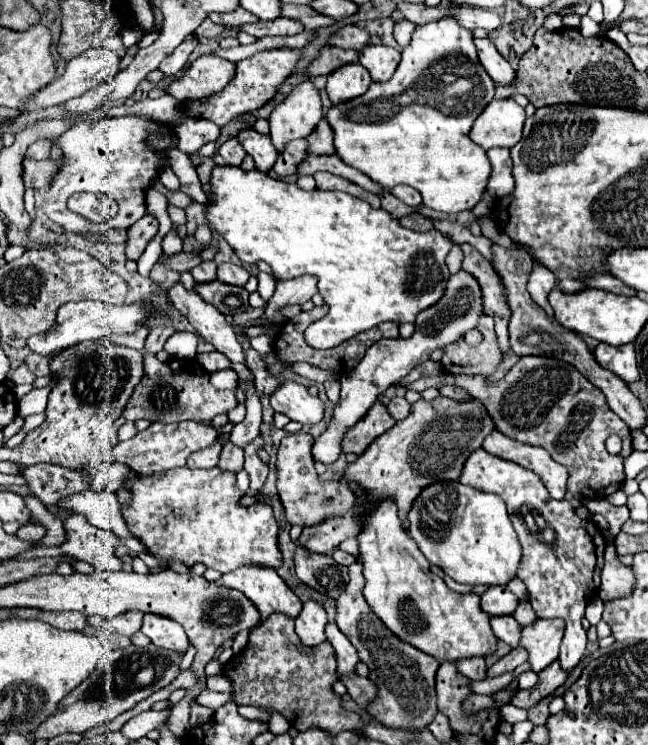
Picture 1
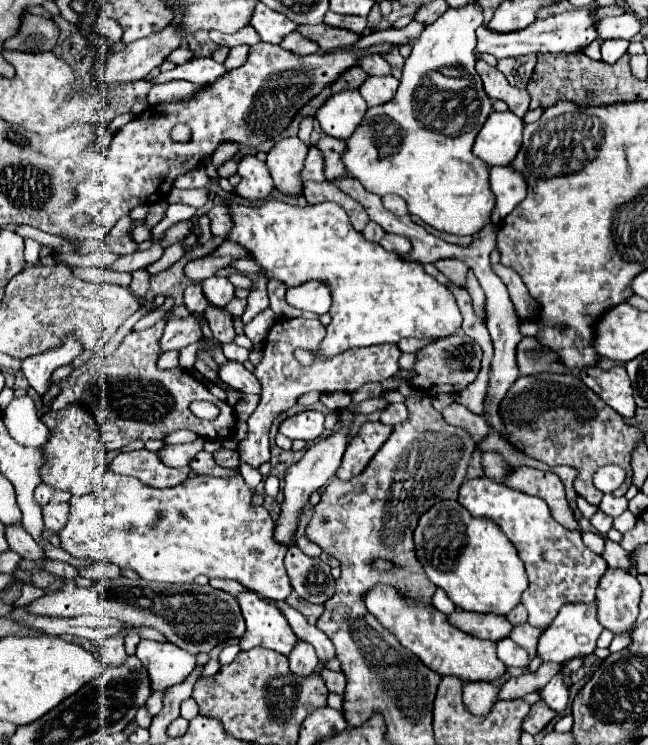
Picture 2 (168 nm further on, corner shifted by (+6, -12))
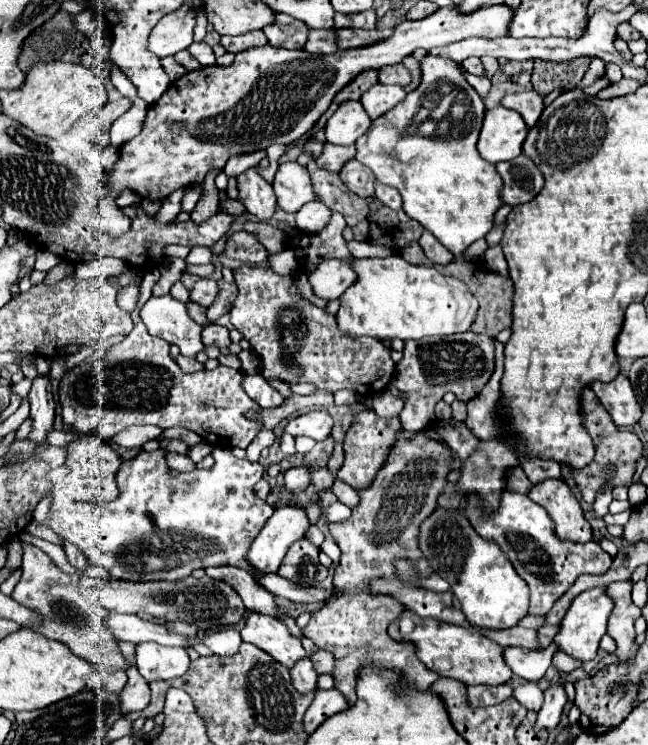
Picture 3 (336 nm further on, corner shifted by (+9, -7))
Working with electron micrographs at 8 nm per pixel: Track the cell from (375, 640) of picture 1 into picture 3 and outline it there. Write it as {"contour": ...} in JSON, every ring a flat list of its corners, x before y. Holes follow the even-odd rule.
{"contour":[[398,439,372,487,358,491,360,503,352,509,352,515,342,523,330,525,330,533,342,551,338,569,334,571,334,587,342,591,342,595,332,597,322,609,314,611,302,633,312,639,316,647,334,655,336,665,332,677,336,681,336,689,346,695,350,705,356,701,356,669,362,663,378,663,382,667,400,669,406,683,416,685,420,691,438,681,438,675,428,671,424,663,416,659,410,643,398,643,386,631,390,621,404,611,404,605,396,603,396,599,388,595,370,595,368,583,374,577,396,577,396,557,412,561,422,577,432,573,432,567,428,567,428,561,418,547,418,537,422,521,432,515,438,495,446,487,446,475,450,473,448,467,450,449,446,445,432,443,432,439,412,439,412,443]]}

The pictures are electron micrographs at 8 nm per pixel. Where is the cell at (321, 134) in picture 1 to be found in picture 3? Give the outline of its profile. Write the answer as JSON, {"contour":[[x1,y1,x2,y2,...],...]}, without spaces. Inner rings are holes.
{"contour":[[358,161,348,163,348,167,344,167,344,171,340,171,340,179,344,181,344,185,360,195,360,197,374,197,374,185,376,185,376,177,372,175,372,171,368,167,364,167]]}

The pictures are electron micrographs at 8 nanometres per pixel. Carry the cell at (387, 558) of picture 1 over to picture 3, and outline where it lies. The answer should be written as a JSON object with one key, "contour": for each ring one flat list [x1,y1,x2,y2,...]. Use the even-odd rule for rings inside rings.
{"contour":[[404,611,402,617,410,617,416,627,412,633,402,635,398,629,398,619,388,625,388,633,398,643,412,643,416,647,416,657,440,677,450,677,462,681,464,685,504,685,512,679,512,669,504,663,504,647,494,643,490,637,470,631,460,625,448,625,438,619,420,619,412,611]]}

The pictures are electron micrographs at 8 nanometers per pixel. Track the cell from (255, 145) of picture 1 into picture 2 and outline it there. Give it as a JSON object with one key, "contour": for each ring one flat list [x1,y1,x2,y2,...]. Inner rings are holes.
{"contour":[[239,156,237,158,237,172,243,182,237,184,235,194,249,198,249,200,261,200,267,198,273,190,273,180,269,174,269,168,263,160,257,156]]}

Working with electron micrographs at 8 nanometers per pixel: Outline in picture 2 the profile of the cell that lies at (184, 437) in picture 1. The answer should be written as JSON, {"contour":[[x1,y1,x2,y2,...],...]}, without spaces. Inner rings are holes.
{"contour":[[137,450,137,452,125,452,117,454,109,462,109,470,115,474,127,474,133,478,139,478,147,486,155,488,167,488,173,484,179,484,187,478,189,468,169,468,163,464,159,452,149,450]]}

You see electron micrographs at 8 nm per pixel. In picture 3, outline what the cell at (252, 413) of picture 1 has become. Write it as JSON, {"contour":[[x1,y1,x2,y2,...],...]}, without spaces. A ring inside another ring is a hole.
{"contour":[[152,295,140,309,140,317,150,335,178,345,182,355,196,357,196,351,204,349,200,343,202,327,190,319,186,303,174,299,172,295]]}

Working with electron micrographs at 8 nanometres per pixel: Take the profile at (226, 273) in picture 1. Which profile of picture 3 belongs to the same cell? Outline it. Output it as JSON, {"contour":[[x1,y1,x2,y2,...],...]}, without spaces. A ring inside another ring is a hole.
{"contour":[[200,279,190,291,190,301,202,307,210,307,218,295,218,283,214,279]]}

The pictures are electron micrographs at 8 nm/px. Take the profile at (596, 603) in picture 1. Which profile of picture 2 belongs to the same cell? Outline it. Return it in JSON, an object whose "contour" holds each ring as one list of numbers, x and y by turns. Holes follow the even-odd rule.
{"contour":[[567,604,559,610,559,616,553,620,553,624,541,632,537,644,537,656,541,658,541,662,557,662,557,664,577,656,587,656,595,650,595,642,601,630,603,626,597,620,595,604]]}

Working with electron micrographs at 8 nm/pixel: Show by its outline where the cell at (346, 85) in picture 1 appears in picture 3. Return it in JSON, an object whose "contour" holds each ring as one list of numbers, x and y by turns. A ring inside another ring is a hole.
{"contour":[[346,101,338,107,338,111,326,123,326,141,332,145,352,145,360,135,364,135,370,127,368,113,362,103]]}

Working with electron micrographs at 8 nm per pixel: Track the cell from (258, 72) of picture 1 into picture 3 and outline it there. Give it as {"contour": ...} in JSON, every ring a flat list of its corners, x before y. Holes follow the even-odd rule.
{"contour":[[456,3,438,9,436,13,420,19,420,21,404,21,394,29,394,35,386,41,378,41,368,47,360,49,346,49,346,51,336,51,336,55,314,55,302,49,278,49,272,45,266,47,256,47,248,49,236,55,234,63,228,67,202,67,198,71,190,71,176,79,170,89,156,101,154,105,148,107,148,115,144,121,144,129,138,137,132,141,124,143,120,149,120,159,114,165,110,173,110,187,112,193,108,193,102,199,98,215,90,221,96,229,108,235,124,235,130,227,130,221,122,215,122,211,116,205,116,197,122,189,132,189,142,197,148,197,152,201,164,199,176,189,190,187,194,183,204,183,204,177,210,171,222,171,226,161,234,155,242,153,252,153,258,149,266,149,272,143,292,143,304,133,308,133,314,123,328,111,334,95,346,87,358,73,366,69,376,69,380,71,382,67,388,65,398,65,406,55,414,53,416,49,432,49,432,47,444,47,454,41,466,39,466,37,504,37,508,29,508,19,512,17,512,9,506,5,494,5,494,7,482,7,472,13,462,13],[182,123,184,129,180,133,172,133,172,125]]}

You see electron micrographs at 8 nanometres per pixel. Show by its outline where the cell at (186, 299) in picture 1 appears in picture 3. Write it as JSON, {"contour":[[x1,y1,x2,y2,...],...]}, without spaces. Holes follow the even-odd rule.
{"contour":[[256,373,256,375,244,375,244,383,242,383,244,391,264,409,268,407,280,407,284,403,284,397,268,385,268,381]]}

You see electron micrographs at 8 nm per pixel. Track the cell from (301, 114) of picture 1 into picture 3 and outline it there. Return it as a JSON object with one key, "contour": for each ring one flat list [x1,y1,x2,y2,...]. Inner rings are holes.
{"contour":[[282,163,278,167,274,179,274,193,278,197,278,205,286,213,296,213,302,205,318,201,306,167,298,163]]}

